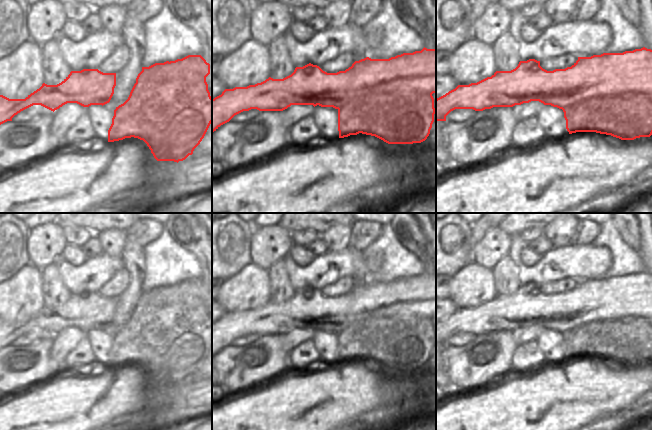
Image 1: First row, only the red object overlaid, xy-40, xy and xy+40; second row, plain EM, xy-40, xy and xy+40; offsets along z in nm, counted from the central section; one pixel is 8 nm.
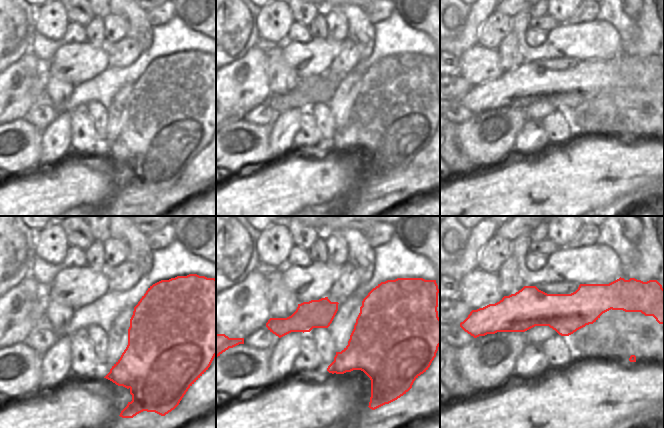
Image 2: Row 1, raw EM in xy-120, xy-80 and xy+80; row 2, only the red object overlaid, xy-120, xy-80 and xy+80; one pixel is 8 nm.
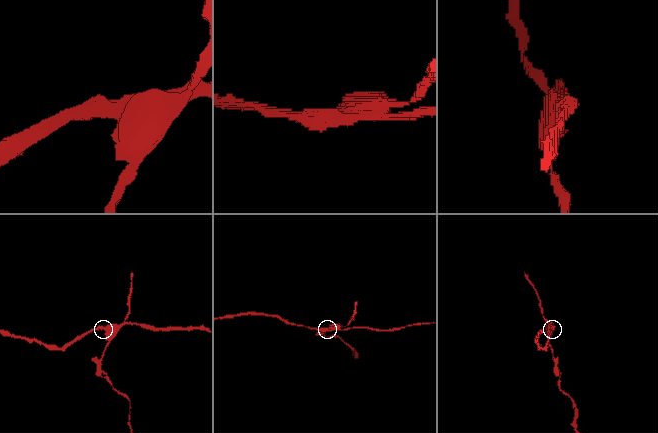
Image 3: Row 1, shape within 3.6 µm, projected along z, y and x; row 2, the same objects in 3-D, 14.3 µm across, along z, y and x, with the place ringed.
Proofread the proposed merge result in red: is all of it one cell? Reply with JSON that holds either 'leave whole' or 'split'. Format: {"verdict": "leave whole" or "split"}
{"verdict": "split"}

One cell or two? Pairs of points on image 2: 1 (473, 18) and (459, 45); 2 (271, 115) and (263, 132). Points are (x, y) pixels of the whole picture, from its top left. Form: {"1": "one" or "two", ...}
{"1": "one", "2": "two"}

